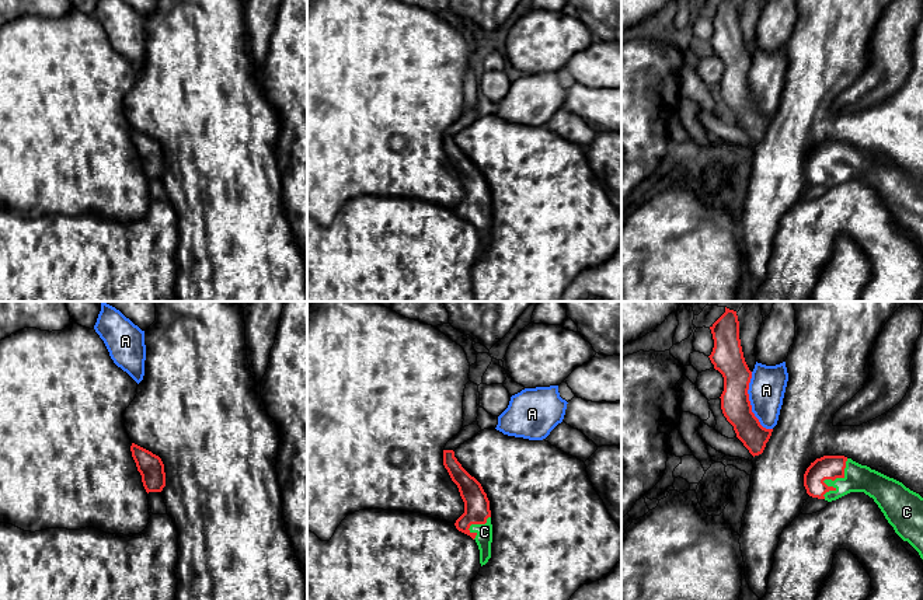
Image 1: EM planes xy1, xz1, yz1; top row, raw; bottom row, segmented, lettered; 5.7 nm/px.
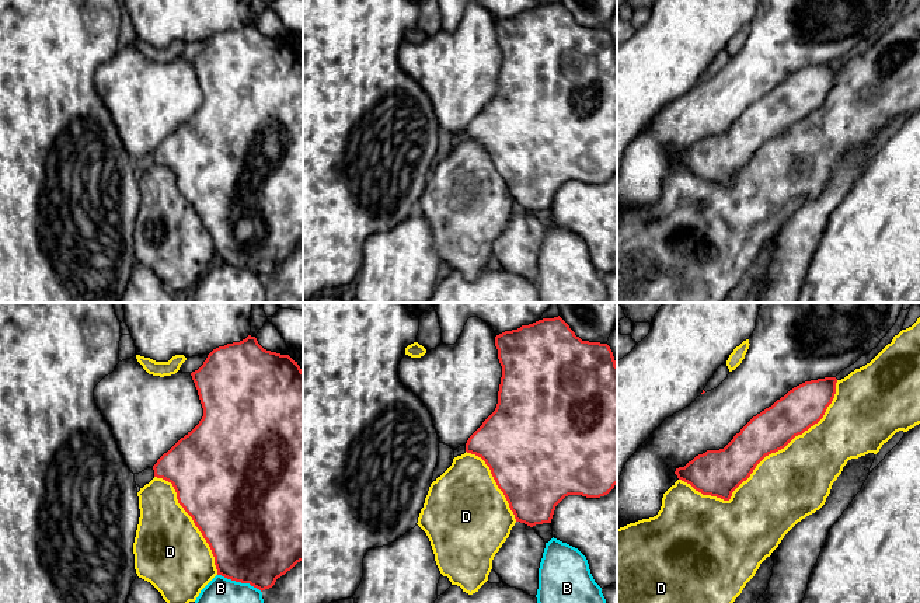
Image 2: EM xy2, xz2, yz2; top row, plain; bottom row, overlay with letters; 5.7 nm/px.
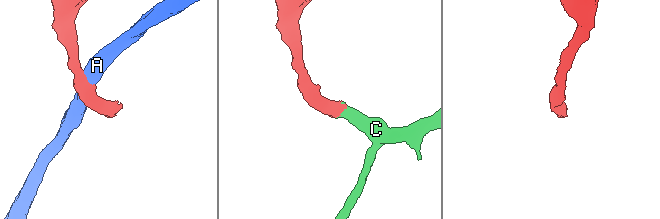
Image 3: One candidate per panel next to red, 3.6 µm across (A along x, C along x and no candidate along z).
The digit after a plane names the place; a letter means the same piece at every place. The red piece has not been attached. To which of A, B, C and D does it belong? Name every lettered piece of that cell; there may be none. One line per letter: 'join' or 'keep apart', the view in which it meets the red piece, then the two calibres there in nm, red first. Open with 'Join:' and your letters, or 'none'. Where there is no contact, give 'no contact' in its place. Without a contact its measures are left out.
Join: C
A: keep apart; contact in yz1; calibres 170 and 200 nm
B: keep apart; contact in xy2; calibres 500 and 400 nm
C: join; contact in yz1; calibres 140 and 160 nm
D: keep apart; contact in yz2; calibres 240 and 420 nm

